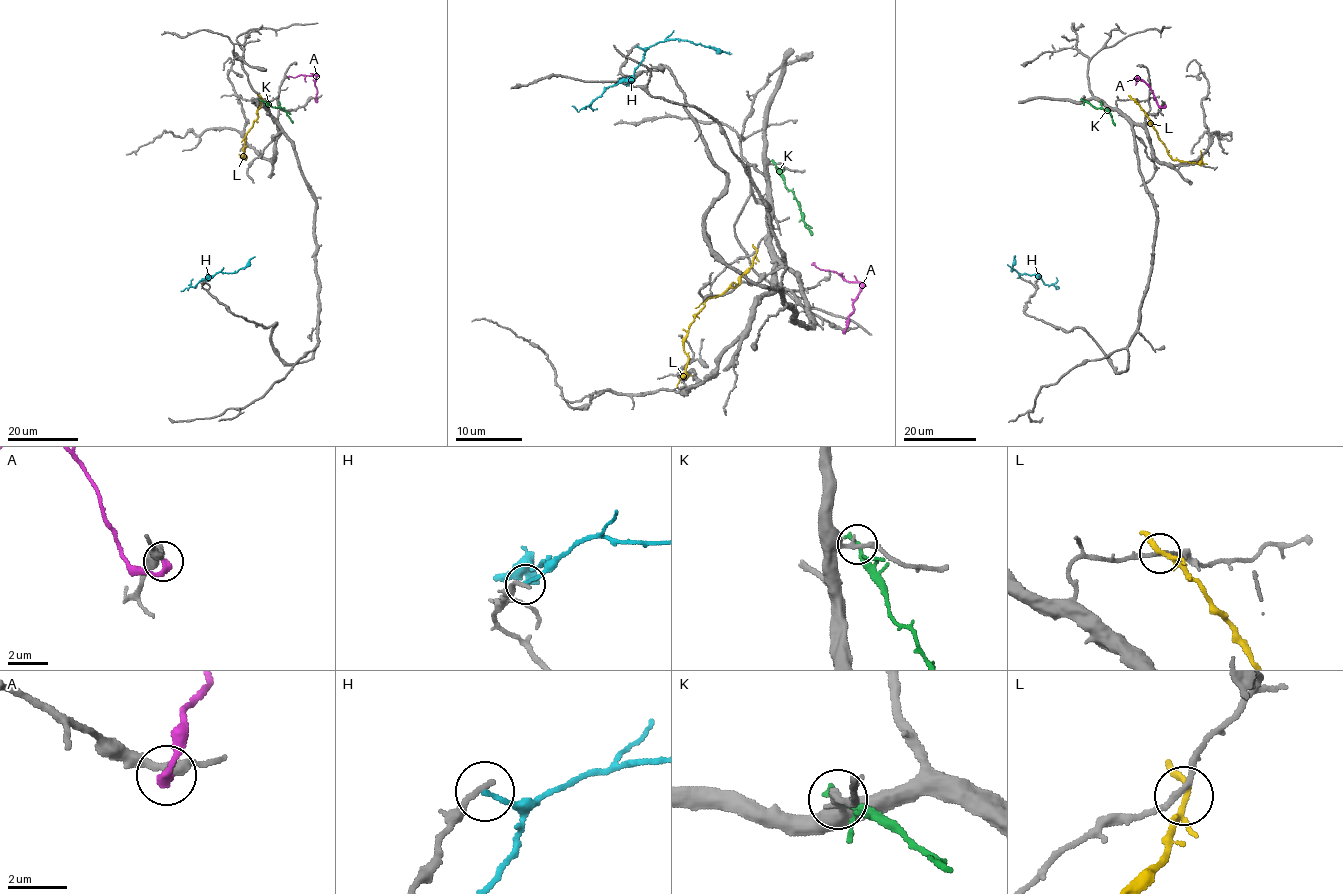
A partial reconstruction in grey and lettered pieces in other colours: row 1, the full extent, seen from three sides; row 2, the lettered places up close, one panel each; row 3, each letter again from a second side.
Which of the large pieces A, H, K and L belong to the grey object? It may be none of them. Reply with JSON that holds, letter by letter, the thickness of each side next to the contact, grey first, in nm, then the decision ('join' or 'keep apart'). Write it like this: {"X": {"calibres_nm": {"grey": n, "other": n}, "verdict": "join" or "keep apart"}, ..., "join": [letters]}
{"A": {"calibres_nm": {"grey": 300, "other": 360}, "verdict": "keep apart"}, "H": {"calibres_nm": {"grey": 240, "other": 160}, "verdict": "keep apart"}, "K": {"calibres_nm": {"grey": 240, "other": 260}, "verdict": "keep apart"}, "L": {"calibres_nm": {"grey": 200, "other": 180}, "verdict": "keep apart"}, "join": []}

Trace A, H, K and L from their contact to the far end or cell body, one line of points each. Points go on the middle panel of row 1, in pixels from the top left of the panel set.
A: (844, 330), (854, 310), (853, 304), (860, 285), (857, 282), (846, 282), (835, 272), (821, 270), (811, 263)
H: (636, 46), (643, 51), (643, 61), (633, 74), (620, 79), (579, 111), (571, 106)
K: (775, 163), (776, 171), (794, 193), (811, 235)
L: (755, 252), (739, 283), (704, 301), (688, 326), (684, 377), (691, 375)

